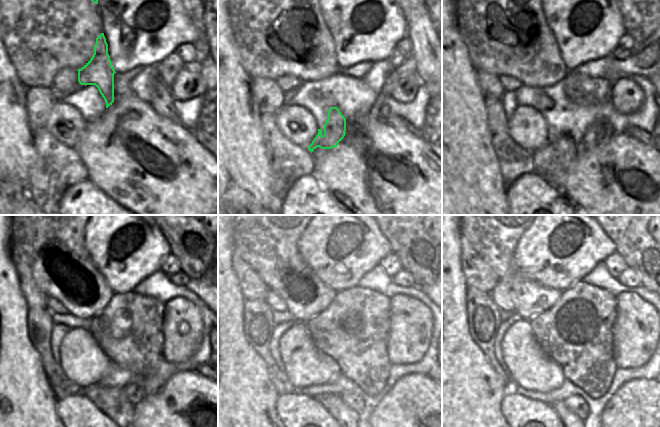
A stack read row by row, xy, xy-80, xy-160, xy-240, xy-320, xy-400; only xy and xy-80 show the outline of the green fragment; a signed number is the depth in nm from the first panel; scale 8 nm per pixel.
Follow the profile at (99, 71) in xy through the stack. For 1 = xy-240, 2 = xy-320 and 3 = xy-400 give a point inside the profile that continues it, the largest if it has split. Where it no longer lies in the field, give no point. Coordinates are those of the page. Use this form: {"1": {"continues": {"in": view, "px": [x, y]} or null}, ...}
{"1": {"continues": {"in": "xy-240", "px": [112, 401]}}, "2": {"continues": {"in": "xy-320", "px": [347, 418]}}, "3": {"continues": {"in": "xy-400", "px": [568, 418]}}}

